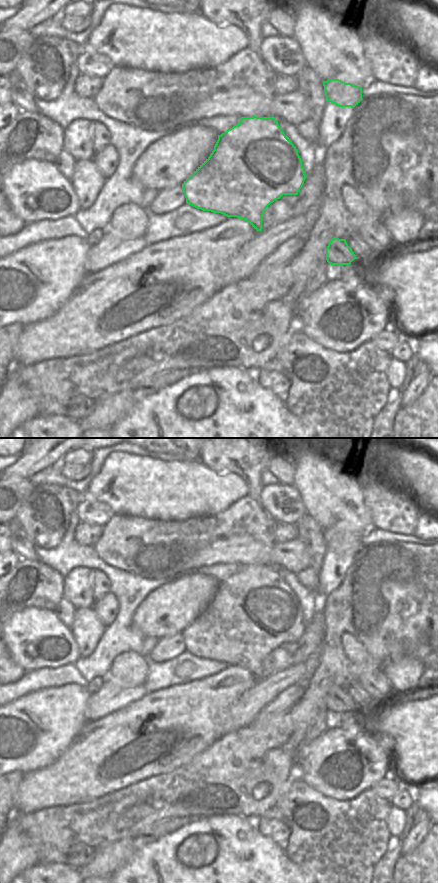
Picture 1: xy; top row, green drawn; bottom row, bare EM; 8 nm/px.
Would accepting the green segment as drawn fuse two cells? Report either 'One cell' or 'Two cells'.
One cell.

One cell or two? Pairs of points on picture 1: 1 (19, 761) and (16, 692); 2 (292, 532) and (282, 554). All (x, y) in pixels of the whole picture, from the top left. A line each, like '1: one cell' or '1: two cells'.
1: two cells
2: two cells

